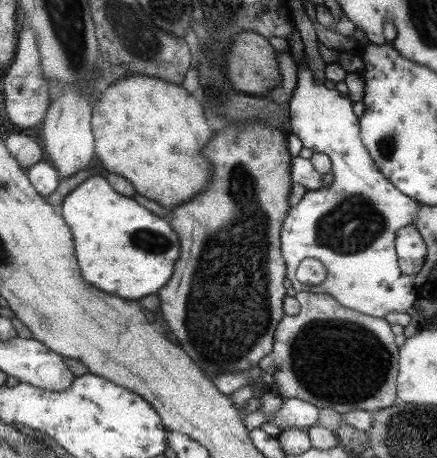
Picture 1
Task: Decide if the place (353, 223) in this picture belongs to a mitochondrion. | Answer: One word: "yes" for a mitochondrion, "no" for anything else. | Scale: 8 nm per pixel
yes

